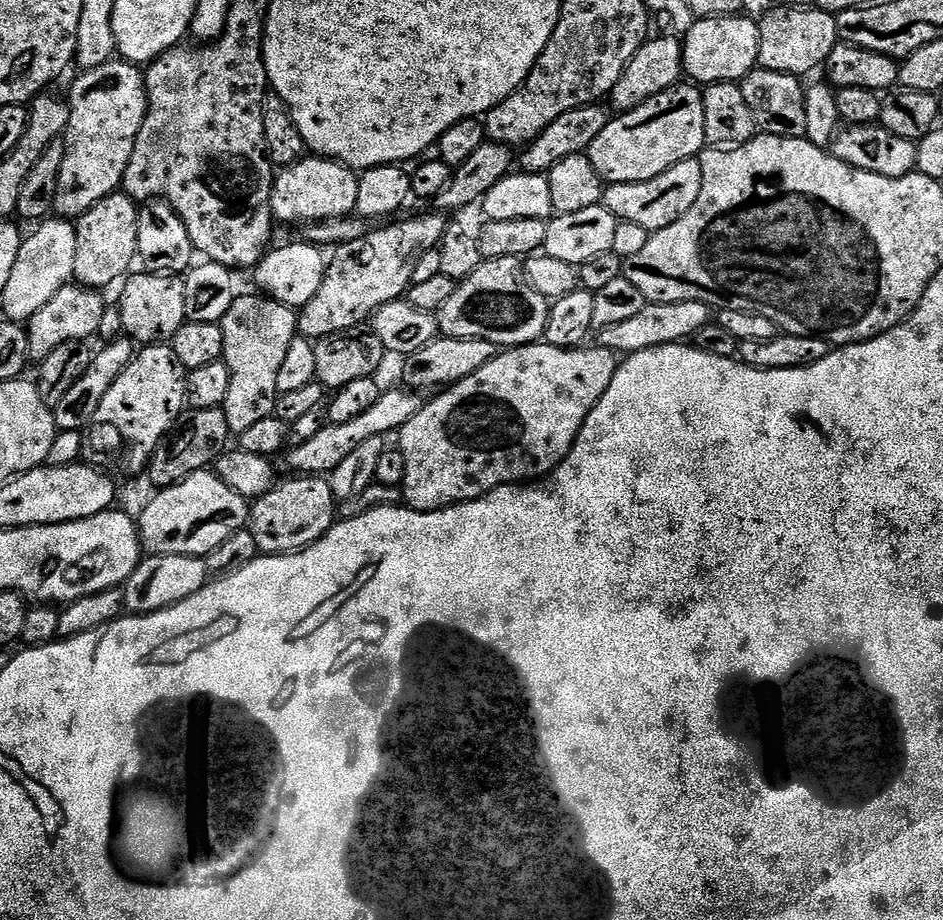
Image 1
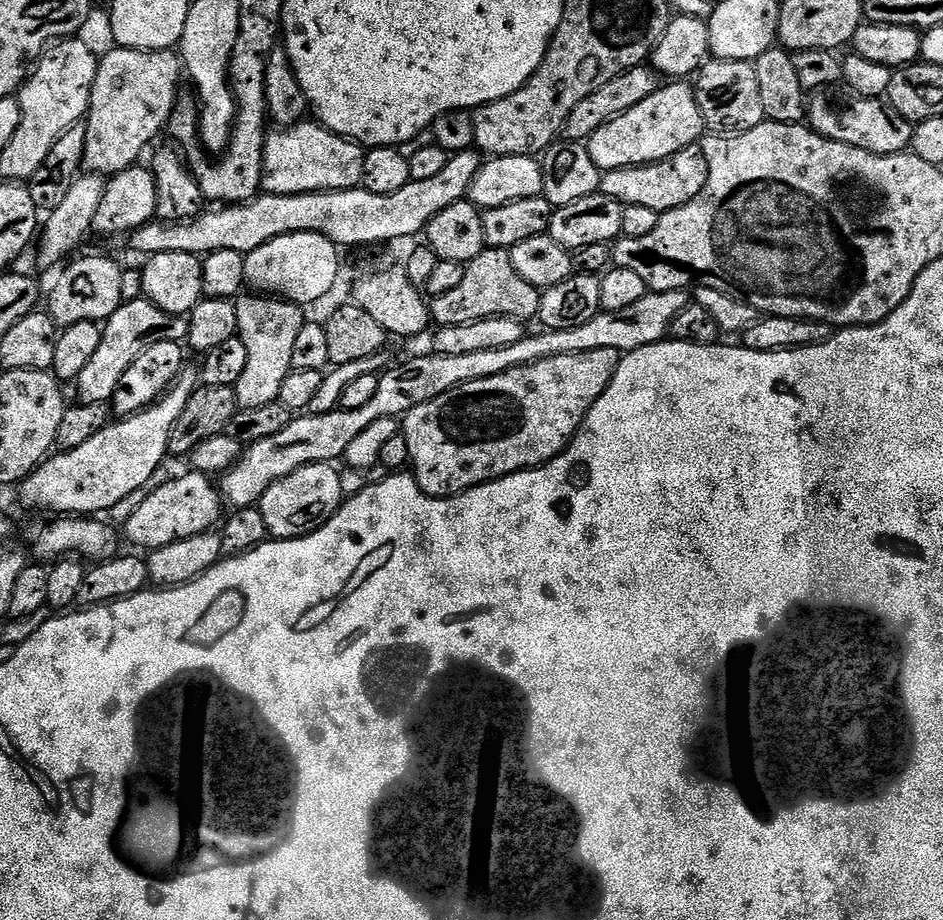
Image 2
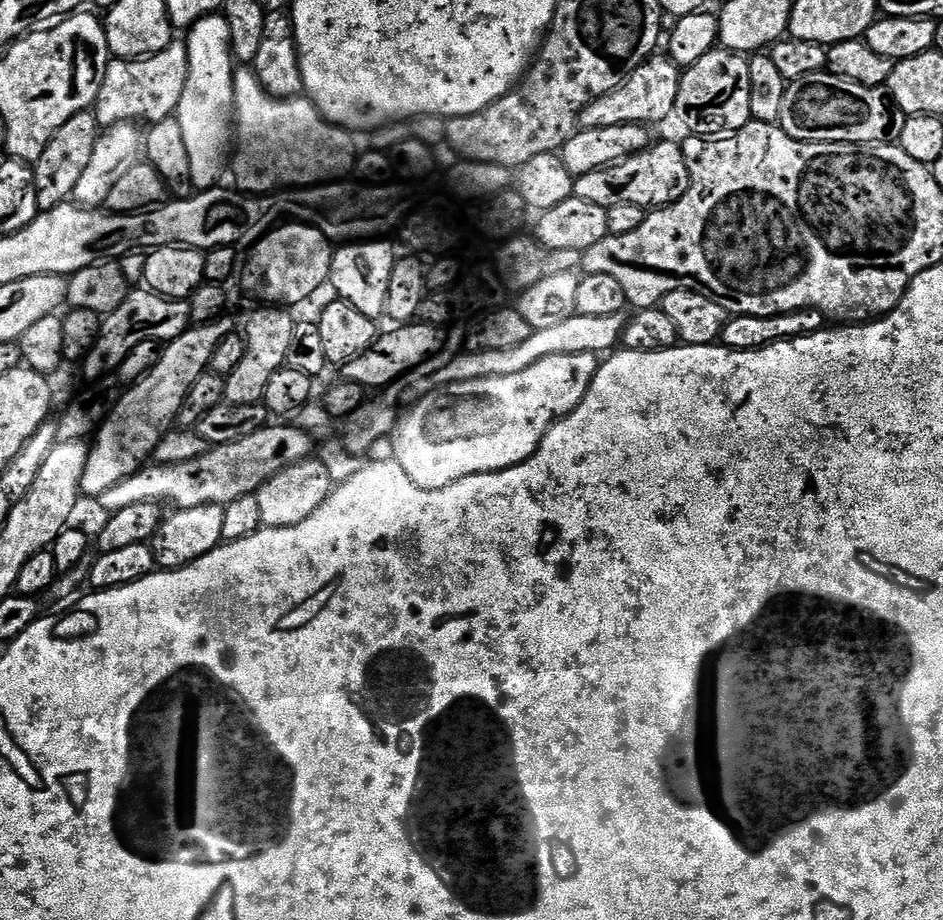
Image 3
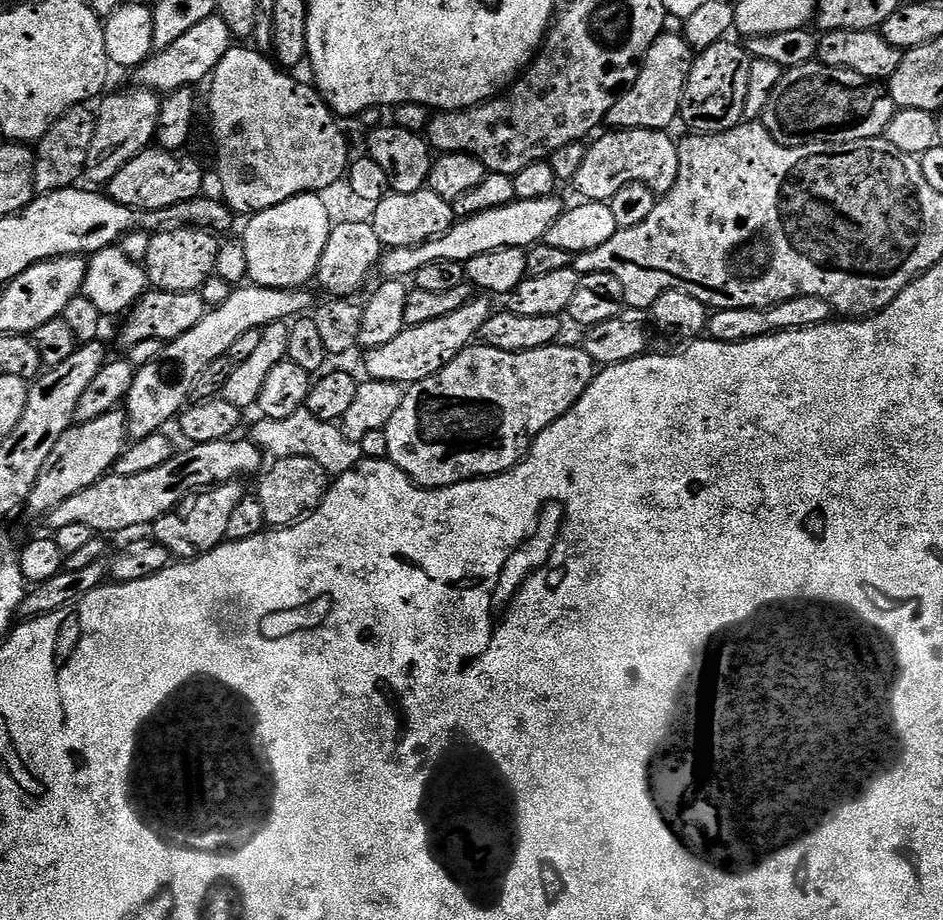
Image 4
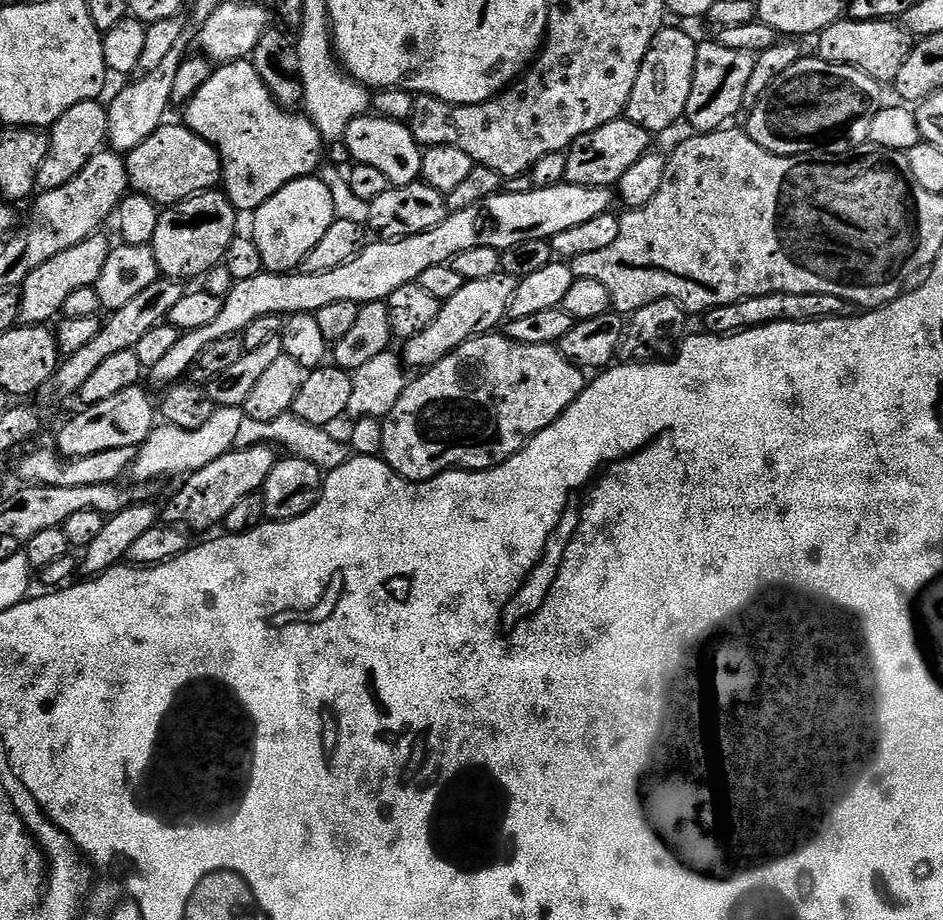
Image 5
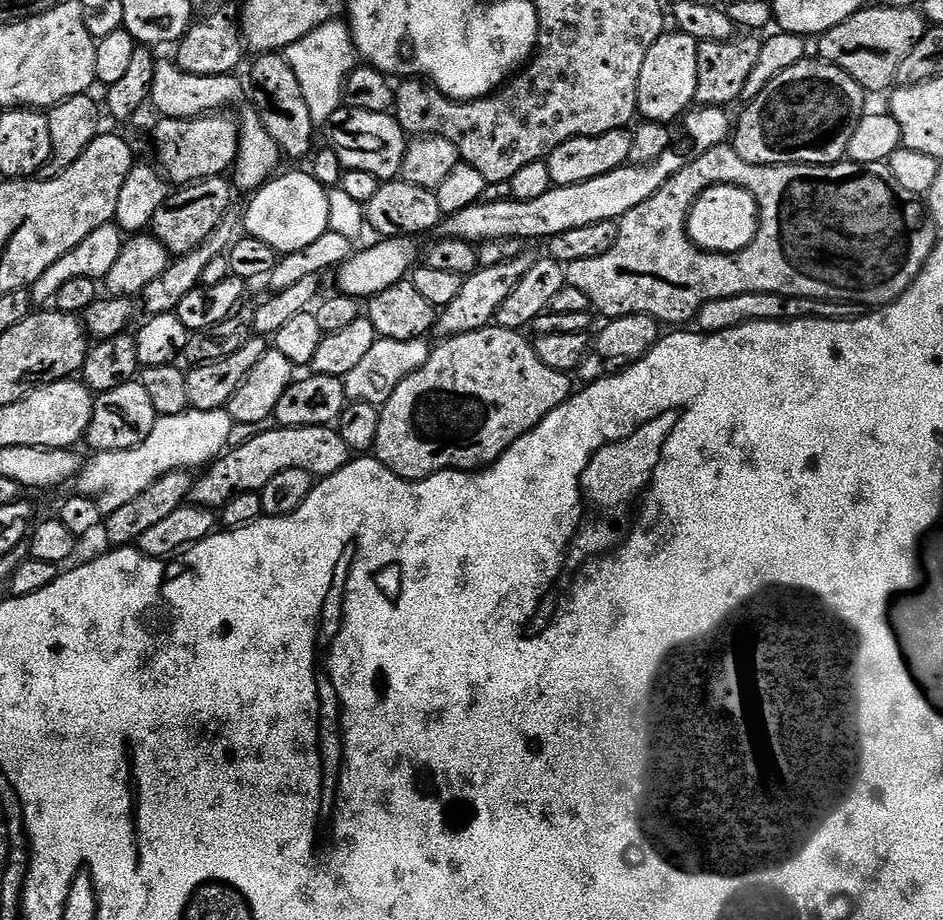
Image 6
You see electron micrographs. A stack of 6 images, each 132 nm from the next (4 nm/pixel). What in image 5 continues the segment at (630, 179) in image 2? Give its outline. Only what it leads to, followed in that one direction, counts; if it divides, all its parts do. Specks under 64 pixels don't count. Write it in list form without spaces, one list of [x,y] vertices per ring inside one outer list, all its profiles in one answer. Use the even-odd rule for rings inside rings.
[[[626,118],[606,122],[606,126],[598,126],[590,134],[582,134],[573,142],[566,155],[565,181],[569,184],[577,184],[583,188],[606,188],[611,189],[619,185],[622,174],[638,162],[653,147],[653,133],[646,131],[642,126],[630,122]]]

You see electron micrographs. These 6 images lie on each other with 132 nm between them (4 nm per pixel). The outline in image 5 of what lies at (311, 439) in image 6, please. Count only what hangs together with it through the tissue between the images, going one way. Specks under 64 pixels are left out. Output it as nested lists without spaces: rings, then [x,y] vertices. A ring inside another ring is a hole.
[[[271,444],[254,445],[248,449],[233,448],[231,452],[222,454],[222,458],[214,458],[210,466],[202,466],[198,471],[191,473],[183,481],[185,484],[169,498],[168,505],[162,508],[163,523],[185,529],[192,534],[208,532],[211,528],[219,529],[226,514],[230,514],[235,504],[263,489],[277,459],[277,449]]]

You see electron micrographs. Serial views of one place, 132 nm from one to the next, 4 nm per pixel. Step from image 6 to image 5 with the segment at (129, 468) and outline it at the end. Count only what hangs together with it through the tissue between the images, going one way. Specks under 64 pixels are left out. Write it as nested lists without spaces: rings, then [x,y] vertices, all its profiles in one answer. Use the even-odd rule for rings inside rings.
[[[217,408],[210,422],[206,422],[206,426],[198,426],[198,430],[182,430],[165,423],[153,427],[151,434],[135,453],[130,476],[136,480],[160,480],[163,476],[183,477],[198,471],[202,466],[210,466],[214,458],[222,458],[222,454],[235,448],[235,439],[244,418],[243,408]]]

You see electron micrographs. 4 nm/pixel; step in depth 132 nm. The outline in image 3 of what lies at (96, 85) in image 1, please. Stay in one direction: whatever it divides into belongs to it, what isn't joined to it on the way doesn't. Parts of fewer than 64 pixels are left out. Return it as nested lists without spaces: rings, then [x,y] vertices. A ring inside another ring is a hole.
[[[173,42],[157,56],[141,56],[135,60],[109,59],[104,77],[100,79],[100,93],[94,105],[96,120],[102,126],[125,122],[144,122],[144,119],[148,119],[149,125],[157,124],[162,118],[175,113],[178,102],[182,98],[182,90],[186,86],[187,73],[188,46],[184,42]]]

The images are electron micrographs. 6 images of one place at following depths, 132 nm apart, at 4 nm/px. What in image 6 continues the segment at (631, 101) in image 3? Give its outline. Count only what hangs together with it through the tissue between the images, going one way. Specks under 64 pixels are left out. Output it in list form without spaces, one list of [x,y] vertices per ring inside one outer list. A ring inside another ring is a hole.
[[[679,30],[665,31],[654,46],[650,46],[646,62],[642,62],[642,74],[638,74],[636,111],[644,120],[672,126],[696,104],[699,49],[697,40]]]

